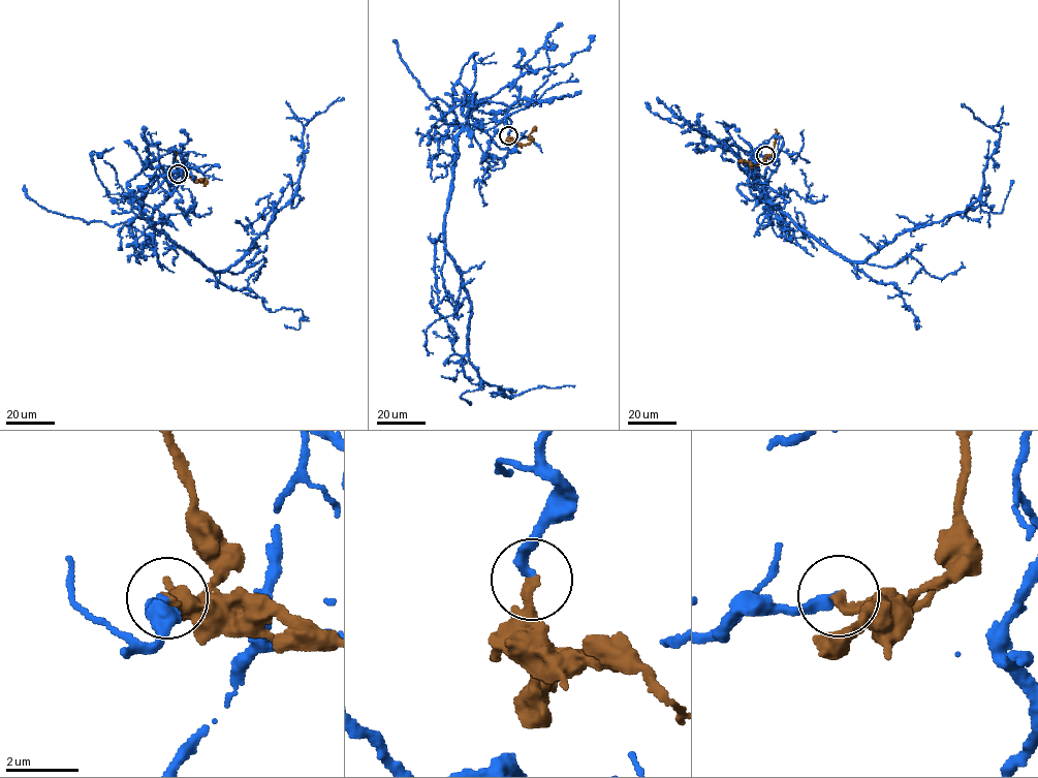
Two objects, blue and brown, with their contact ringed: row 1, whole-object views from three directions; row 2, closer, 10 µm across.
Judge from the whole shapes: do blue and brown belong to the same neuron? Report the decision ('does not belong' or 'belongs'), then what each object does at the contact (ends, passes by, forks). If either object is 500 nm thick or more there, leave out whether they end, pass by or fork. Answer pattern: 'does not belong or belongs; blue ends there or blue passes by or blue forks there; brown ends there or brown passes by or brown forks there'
belongs; blue ends there; brown ends there

